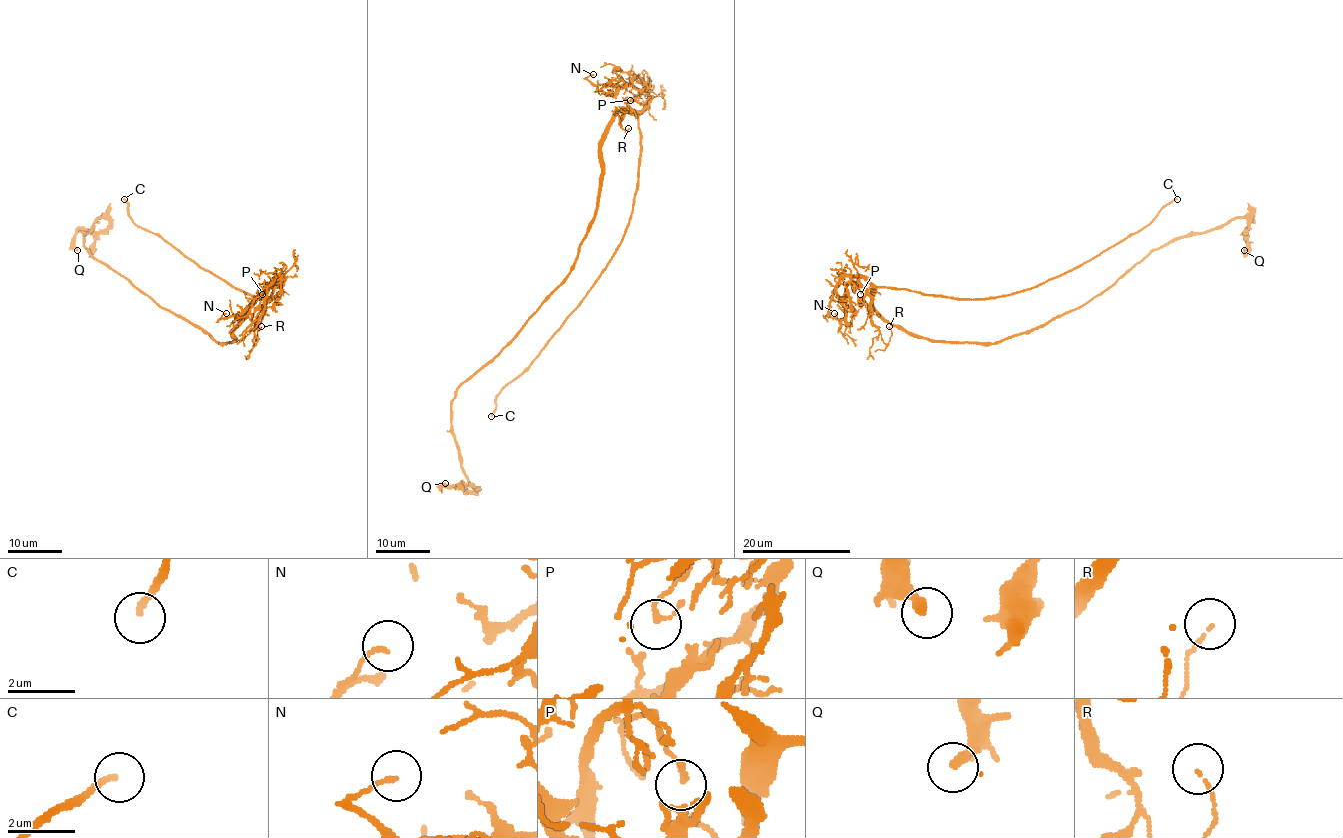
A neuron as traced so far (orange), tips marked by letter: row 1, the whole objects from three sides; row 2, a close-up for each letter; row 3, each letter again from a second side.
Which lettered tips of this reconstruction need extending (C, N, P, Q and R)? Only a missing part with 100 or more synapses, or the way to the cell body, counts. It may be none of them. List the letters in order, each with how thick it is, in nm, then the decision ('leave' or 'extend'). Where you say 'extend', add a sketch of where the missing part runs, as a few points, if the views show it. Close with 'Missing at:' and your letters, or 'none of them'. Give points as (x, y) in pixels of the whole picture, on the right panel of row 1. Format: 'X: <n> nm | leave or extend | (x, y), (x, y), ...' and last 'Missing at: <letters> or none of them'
C: 170 nm | extend | (1177, 199), (1203, 196), (1275, 205), (1283, 197), (1298, 161), (1313, 150), (1328, 158), (1335, 176)
N: 110 nm | leave
P: 140 nm | leave
Q: 280 nm | leave
R: 70 nm | leave
Missing at: C

